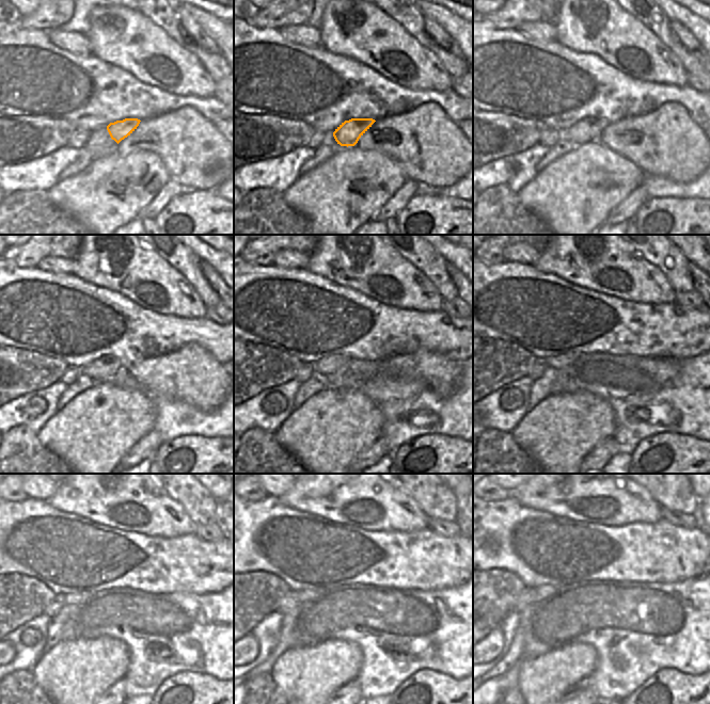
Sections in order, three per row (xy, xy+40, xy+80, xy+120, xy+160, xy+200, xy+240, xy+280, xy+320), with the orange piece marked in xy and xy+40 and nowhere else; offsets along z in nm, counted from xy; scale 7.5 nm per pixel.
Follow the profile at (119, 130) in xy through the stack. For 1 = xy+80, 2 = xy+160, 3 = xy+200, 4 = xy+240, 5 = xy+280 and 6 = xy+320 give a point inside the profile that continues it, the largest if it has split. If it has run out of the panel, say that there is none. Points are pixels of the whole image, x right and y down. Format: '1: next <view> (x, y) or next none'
1: next xy+80 (585, 130)
2: next xy+160 (330, 364)
3: next xy+200 (562, 362)
4: next xy+240 (75, 598)
5: next xy+280 (304, 594)
6: next xy+320 (543, 591)

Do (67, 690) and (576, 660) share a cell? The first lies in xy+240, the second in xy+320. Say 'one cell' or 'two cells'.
one cell

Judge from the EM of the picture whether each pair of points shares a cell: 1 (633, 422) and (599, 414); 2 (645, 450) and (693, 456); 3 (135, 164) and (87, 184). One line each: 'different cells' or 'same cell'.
1: different cells
2: same cell
3: same cell

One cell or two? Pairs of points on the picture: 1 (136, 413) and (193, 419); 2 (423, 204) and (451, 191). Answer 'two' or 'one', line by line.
1: two
2: two

